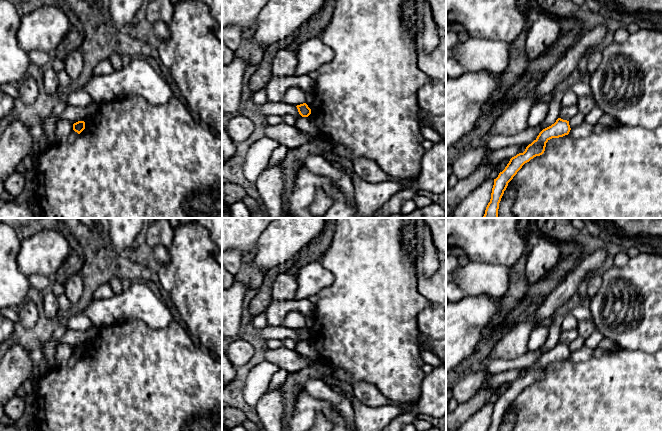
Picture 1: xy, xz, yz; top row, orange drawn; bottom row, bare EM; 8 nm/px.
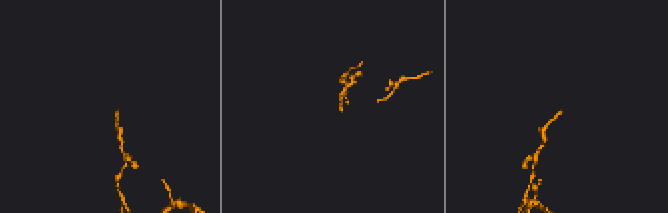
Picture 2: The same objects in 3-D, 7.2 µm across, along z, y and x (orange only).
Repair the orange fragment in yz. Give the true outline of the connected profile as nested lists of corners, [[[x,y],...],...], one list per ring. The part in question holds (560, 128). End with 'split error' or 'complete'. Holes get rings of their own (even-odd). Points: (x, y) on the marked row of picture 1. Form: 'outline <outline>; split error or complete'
outline [[[558,118],[554,124],[543,129],[537,138],[526,147],[523,153],[519,153],[510,159],[505,169],[494,179],[491,199],[486,207],[483,218],[498,218],[499,203],[508,183],[525,163],[544,153],[546,143],[550,139],[568,135],[570,130],[569,121]]]; complete

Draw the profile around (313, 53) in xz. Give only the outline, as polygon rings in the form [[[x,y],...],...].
[[[320,37],[304,41],[296,52],[297,66],[295,76],[315,76],[318,69],[333,59],[333,50],[325,45]]]

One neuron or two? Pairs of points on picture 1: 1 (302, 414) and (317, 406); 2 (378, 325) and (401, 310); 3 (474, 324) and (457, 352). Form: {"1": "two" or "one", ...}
{"1": "one", "2": "one", "3": "one"}

